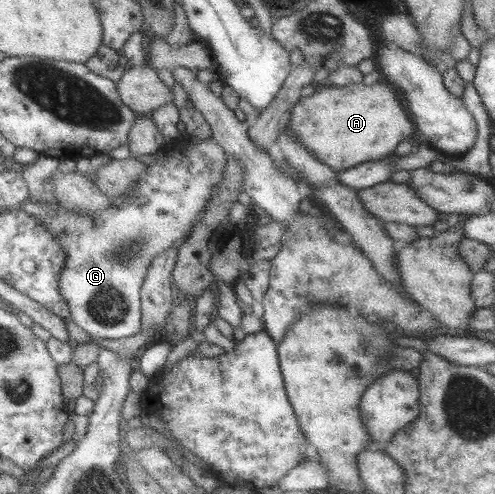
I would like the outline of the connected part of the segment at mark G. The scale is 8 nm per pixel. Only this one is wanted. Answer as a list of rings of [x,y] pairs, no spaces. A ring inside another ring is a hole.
[[[211,136],[208,139],[204,139],[199,143],[192,142],[189,138],[179,138],[177,141],[169,141],[164,146],[163,154],[166,155],[165,158],[161,160],[157,159],[152,162],[146,173],[141,175],[141,178],[137,181],[137,184],[134,186],[134,189],[130,192],[129,195],[125,195],[122,197],[117,197],[114,199],[114,206],[111,205],[109,208],[102,210],[100,213],[80,213],[73,210],[68,210],[67,208],[52,207],[51,210],[45,205],[38,203],[37,201],[33,201],[32,199],[26,200],[24,202],[23,209],[29,213],[30,216],[33,216],[38,222],[44,224],[47,229],[49,229],[49,233],[53,234],[53,237],[57,239],[59,245],[65,249],[65,253],[67,253],[67,268],[63,270],[61,274],[61,278],[59,278],[59,288],[61,289],[61,295],[63,295],[63,299],[69,303],[71,306],[71,319],[73,319],[77,325],[84,328],[91,336],[97,338],[125,338],[125,336],[133,337],[137,335],[142,330],[142,317],[143,317],[143,306],[142,306],[142,286],[143,283],[147,279],[147,275],[149,275],[149,269],[151,269],[151,265],[153,265],[153,261],[159,257],[159,255],[163,255],[163,253],[167,253],[169,249],[173,249],[173,245],[177,243],[177,241],[181,241],[183,237],[190,237],[190,234],[193,233],[193,229],[198,226],[198,222],[202,220],[204,214],[206,214],[206,210],[208,210],[208,206],[210,206],[210,202],[212,202],[212,198],[218,194],[220,191],[220,184],[222,184],[223,179],[226,178],[226,166],[229,162],[227,151],[225,150],[223,145],[219,144],[219,141]]]

